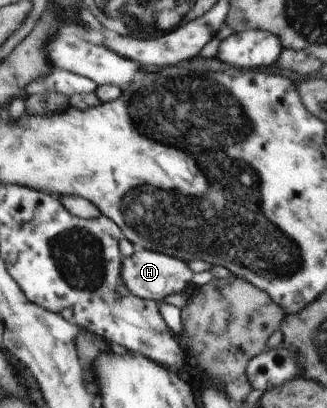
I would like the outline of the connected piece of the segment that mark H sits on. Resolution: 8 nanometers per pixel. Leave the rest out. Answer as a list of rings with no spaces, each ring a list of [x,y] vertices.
[[[138,249],[132,255],[122,257],[122,267],[119,271],[122,282],[136,297],[144,300],[162,302],[166,295],[180,293],[186,290],[193,271],[180,258],[154,250]]]

